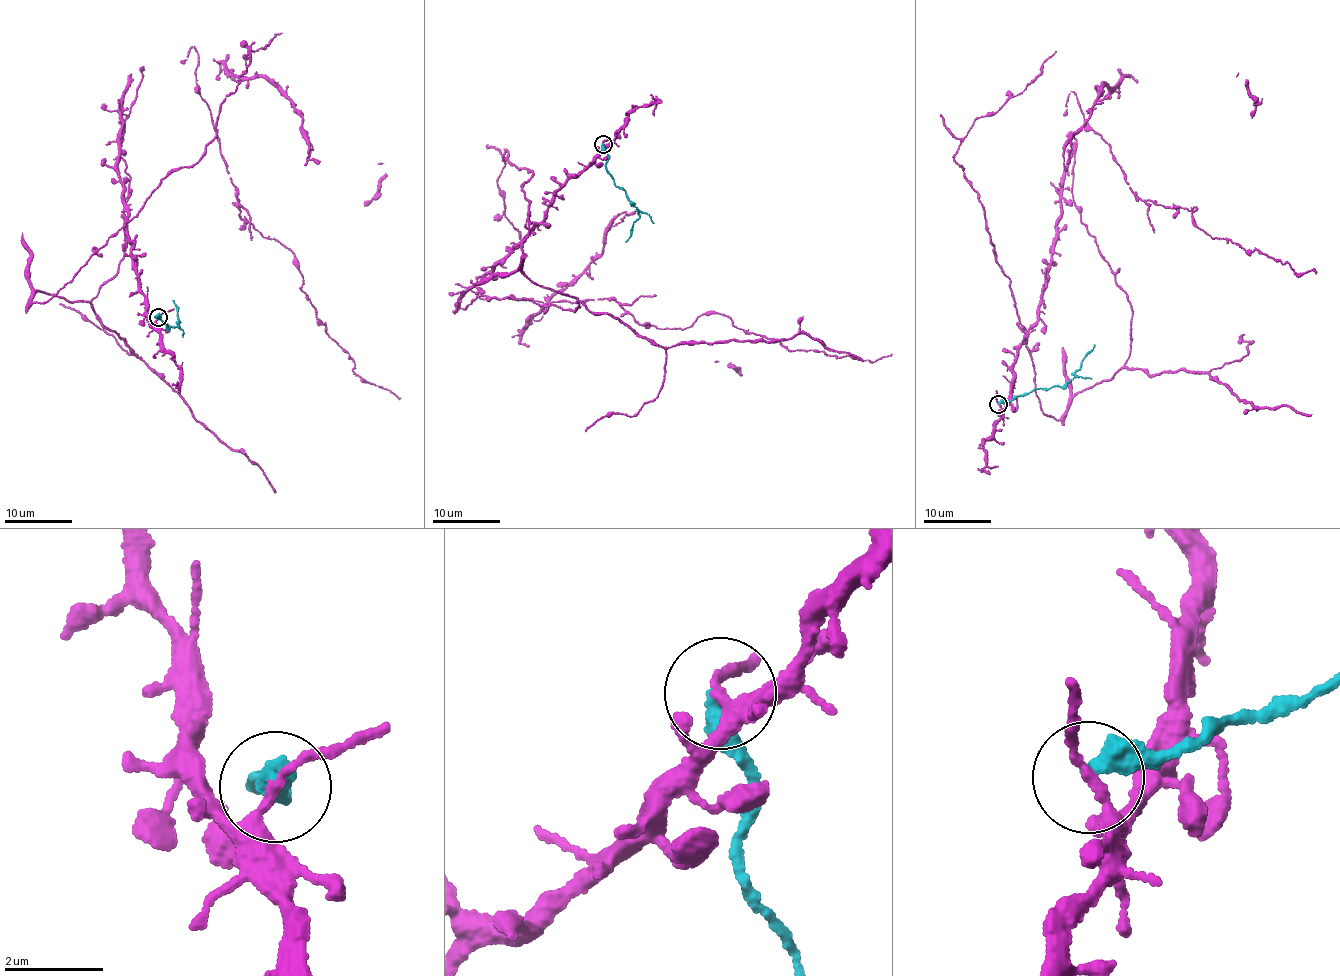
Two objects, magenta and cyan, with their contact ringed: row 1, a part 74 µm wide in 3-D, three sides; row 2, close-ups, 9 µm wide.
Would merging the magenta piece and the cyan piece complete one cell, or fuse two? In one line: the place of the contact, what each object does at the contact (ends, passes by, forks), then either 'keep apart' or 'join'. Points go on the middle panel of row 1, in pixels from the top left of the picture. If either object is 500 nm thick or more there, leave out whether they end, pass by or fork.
place (603, 144); magenta passes by; cyan ends; keep apart

